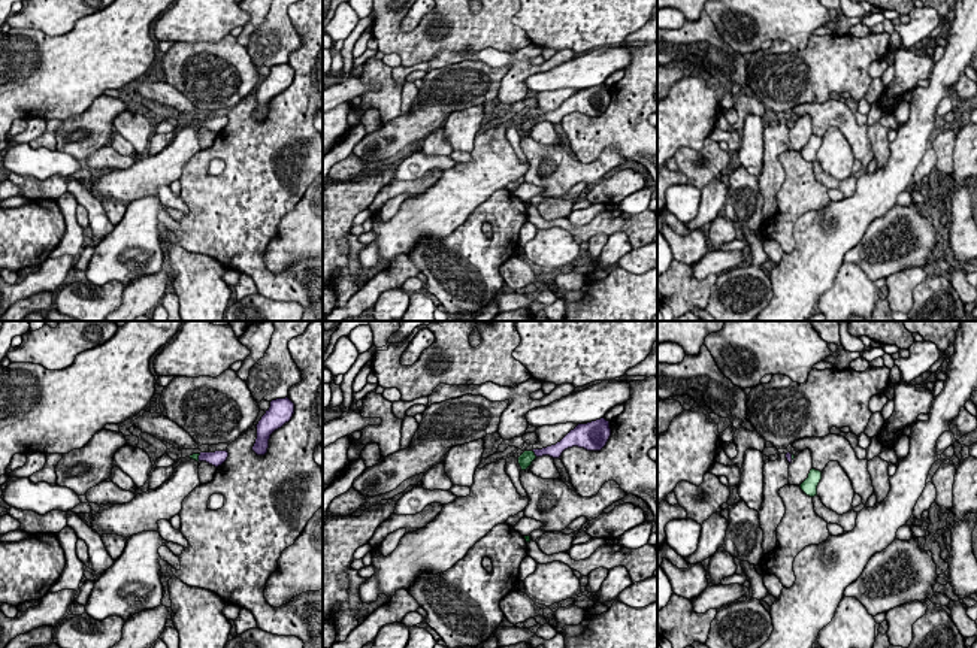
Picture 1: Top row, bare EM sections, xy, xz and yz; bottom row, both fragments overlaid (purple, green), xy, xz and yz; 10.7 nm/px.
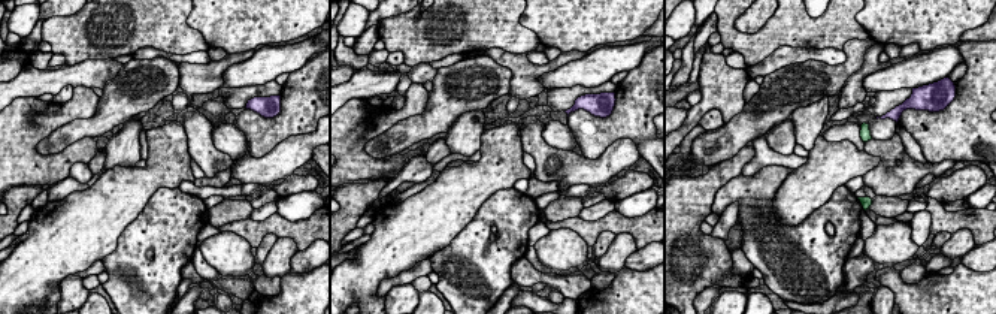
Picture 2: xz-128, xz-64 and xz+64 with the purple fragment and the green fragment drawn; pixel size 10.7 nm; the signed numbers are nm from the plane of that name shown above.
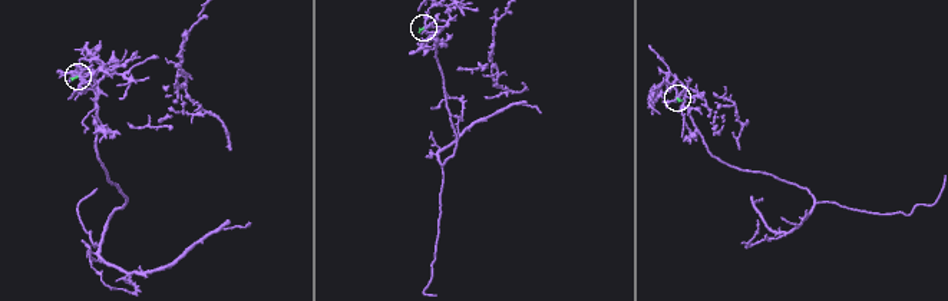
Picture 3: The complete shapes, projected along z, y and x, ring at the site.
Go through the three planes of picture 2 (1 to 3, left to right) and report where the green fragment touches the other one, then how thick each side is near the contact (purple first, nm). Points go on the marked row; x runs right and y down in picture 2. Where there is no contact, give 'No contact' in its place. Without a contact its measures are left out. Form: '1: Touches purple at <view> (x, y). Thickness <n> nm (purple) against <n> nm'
1: No contact
2: No contact
3: No contact

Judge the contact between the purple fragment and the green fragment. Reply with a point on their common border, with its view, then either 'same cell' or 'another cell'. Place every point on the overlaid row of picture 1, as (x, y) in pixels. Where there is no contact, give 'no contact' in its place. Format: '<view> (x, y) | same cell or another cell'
xz (535, 454) | same cell

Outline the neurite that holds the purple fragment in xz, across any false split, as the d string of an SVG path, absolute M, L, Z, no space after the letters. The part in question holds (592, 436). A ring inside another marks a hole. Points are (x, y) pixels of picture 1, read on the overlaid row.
M605 418L587 424L578 424L556 445L524 451L518 457L518 464L521 470L526 470L536 457L550 455L553 458L560 458L562 452L572 446L584 448L587 451L601 451L607 445L610 436L610 421Z

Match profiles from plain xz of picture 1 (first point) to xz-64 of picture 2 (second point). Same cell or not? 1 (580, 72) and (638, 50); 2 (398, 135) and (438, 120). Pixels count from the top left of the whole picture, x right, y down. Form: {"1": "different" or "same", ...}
{"1": "same", "2": "same"}

